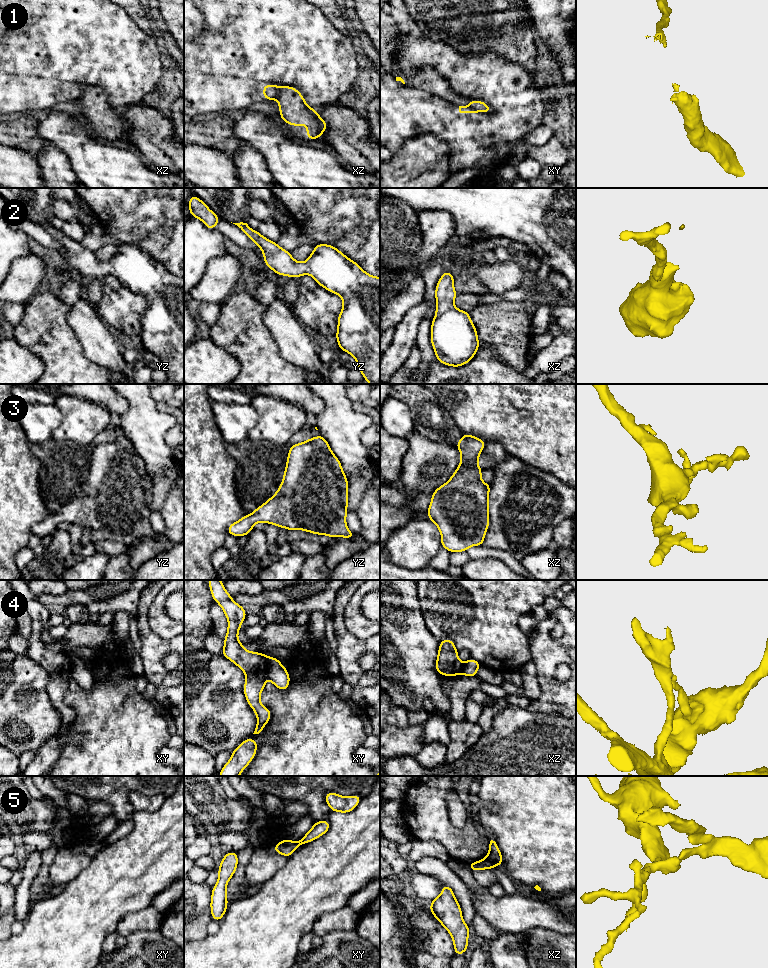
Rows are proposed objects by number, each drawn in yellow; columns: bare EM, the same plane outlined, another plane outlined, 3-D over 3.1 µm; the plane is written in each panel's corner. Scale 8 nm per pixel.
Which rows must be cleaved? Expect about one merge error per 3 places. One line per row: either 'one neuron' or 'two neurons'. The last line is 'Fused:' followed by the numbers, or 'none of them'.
1: two neurons
2: one neuron
3: one neuron
4: two neurons
5: two neurons
Fused: 1, 4, 5

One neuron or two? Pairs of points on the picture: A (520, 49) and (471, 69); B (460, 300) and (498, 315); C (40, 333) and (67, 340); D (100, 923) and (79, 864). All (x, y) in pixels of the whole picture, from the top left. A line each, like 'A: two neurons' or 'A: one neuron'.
A: two neurons
B: two neurons
C: one neuron
D: two neurons

